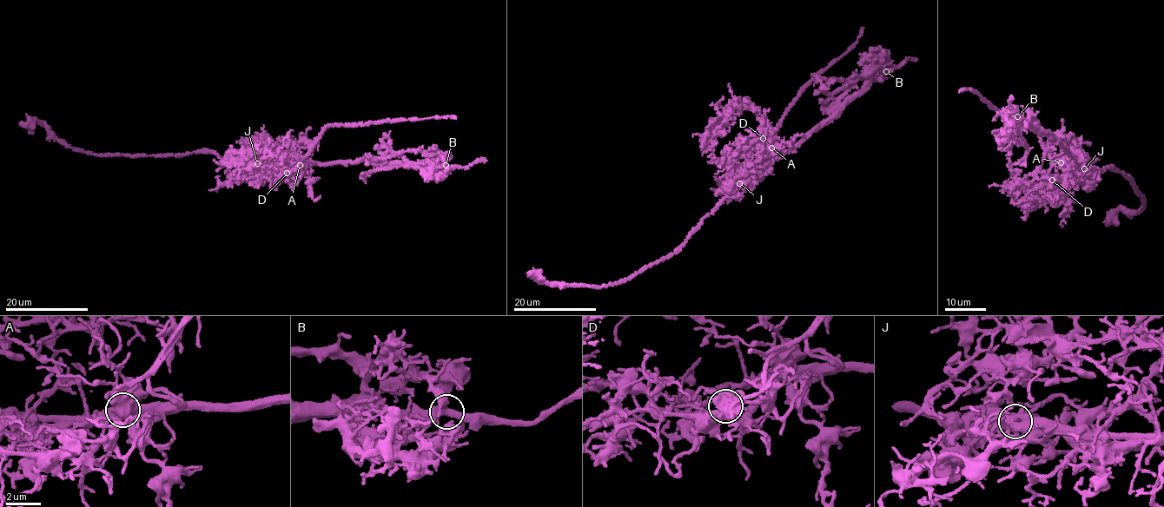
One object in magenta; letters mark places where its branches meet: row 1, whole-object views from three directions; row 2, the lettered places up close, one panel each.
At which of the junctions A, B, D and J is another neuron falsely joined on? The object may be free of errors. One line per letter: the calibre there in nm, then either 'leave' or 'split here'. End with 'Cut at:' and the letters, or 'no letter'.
A: 600 nm thick; leave
B: 420 nm thick; leave
D: 500 nm thick; leave
J: 600 nm thick; split here
Cut at: J

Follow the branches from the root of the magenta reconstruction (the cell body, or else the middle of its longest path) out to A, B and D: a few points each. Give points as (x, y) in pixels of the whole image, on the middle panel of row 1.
A: (739, 184), (763, 164), (771, 148)
B: (739, 184), (783, 154), (886, 71)
D: (739, 184), (759, 167), (777, 148), (776, 129), (769, 131), (763, 138)

